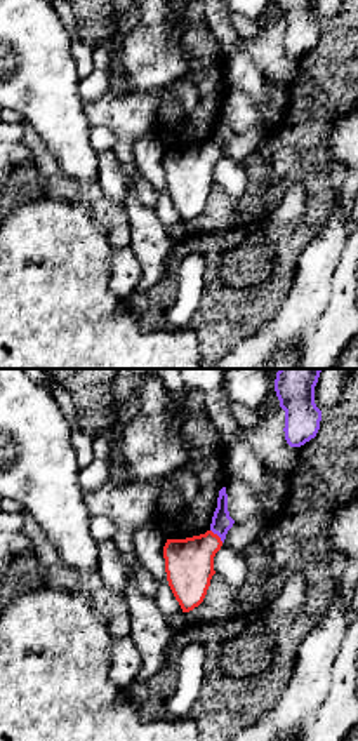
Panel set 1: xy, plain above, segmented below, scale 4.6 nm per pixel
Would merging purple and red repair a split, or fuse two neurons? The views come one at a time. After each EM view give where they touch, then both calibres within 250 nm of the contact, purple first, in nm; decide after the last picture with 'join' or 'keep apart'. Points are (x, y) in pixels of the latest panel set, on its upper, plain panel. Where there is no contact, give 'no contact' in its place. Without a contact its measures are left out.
meets purple at (218, 145); 100 nm thick on the purple side, 220 nm on the other

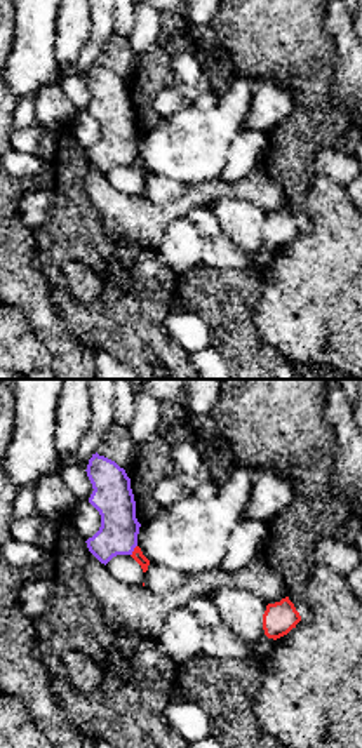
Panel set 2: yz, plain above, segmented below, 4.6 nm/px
meets purple at (133, 160); 180 nm thick on the purple side, 50 nm on the other

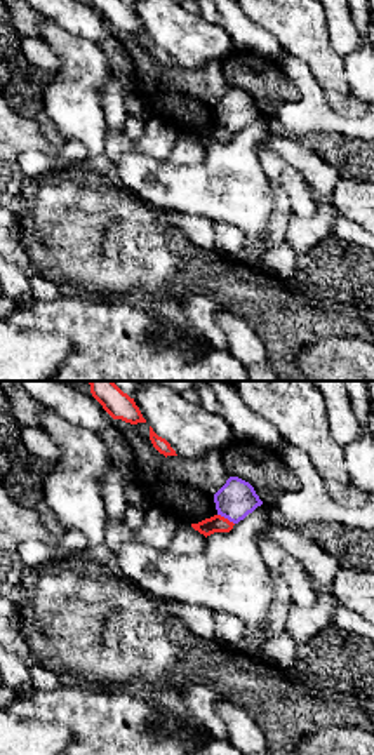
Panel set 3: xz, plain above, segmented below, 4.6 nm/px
meets purple at (227, 127); 180 nm thick on the purple side, 80 nm on the other

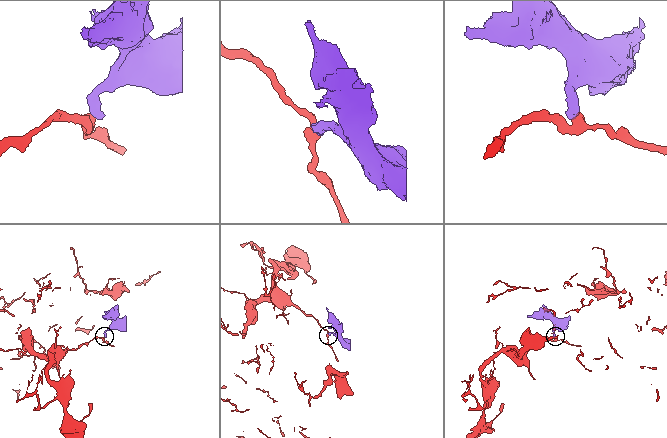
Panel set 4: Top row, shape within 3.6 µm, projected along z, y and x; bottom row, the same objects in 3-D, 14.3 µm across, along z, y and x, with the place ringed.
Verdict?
keep apart

